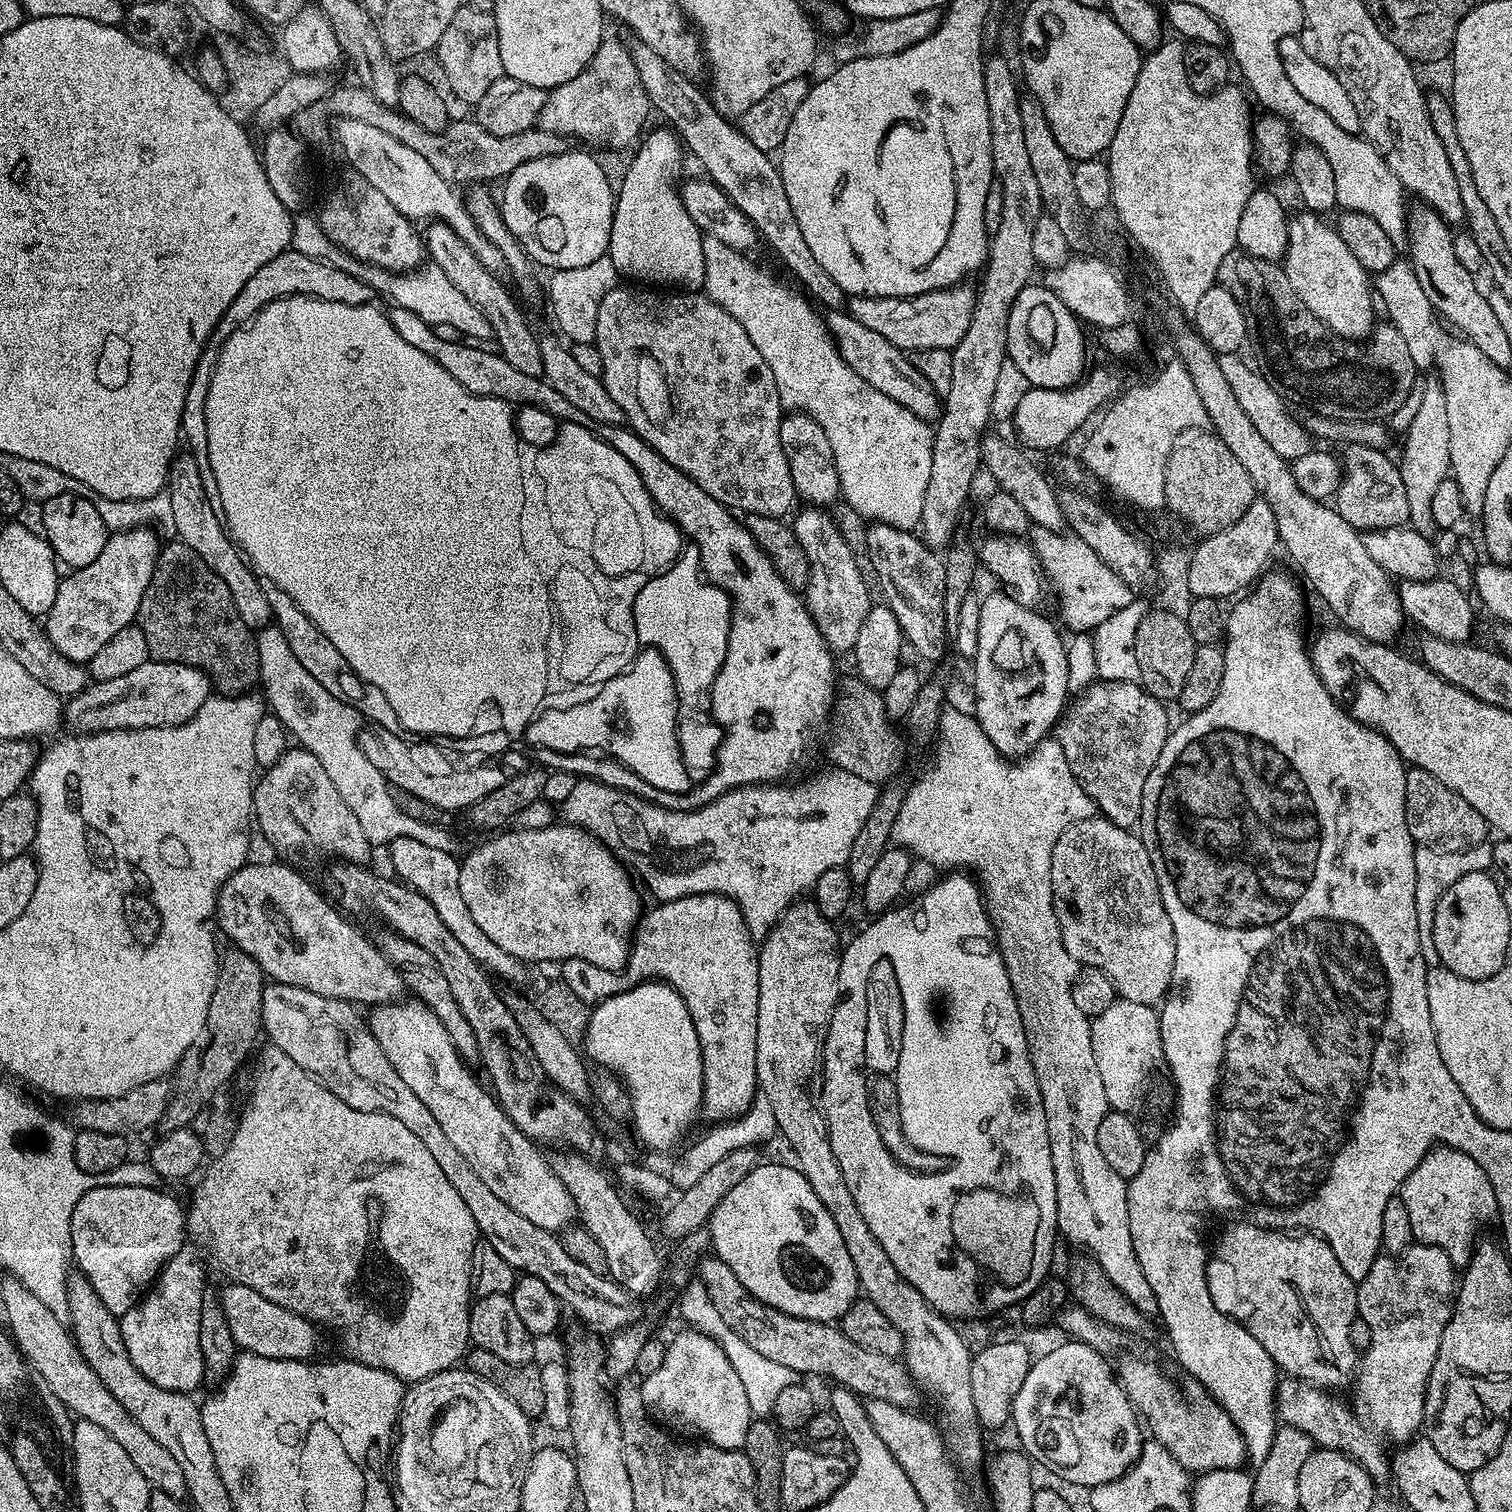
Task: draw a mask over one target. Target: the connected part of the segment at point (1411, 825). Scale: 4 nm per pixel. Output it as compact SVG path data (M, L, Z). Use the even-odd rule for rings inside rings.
M1415 766L1406 771L1406 826L1413 840L1421 848L1433 848L1439 852L1466 850L1489 839L1488 823L1454 790L1442 786L1434 774Z

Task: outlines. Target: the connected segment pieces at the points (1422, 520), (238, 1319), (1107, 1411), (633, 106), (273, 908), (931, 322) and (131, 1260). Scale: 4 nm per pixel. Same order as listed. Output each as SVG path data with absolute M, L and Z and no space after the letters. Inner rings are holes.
M1425 387L1422 402L1414 414L1414 422L1403 433L1404 453L1398 456L1402 482L1406 486L1406 502L1410 506L1408 524L1418 534L1431 537L1437 531L1434 513L1430 510L1438 485L1449 479L1450 466L1450 421L1446 415L1446 394L1443 387Z
M230 1282L221 1290L218 1299L226 1316L231 1336L241 1351L258 1354L271 1360L309 1361L320 1344L317 1325L304 1319L285 1307L278 1306L268 1298L263 1298L253 1287Z
M1077 1340L1063 1343L1050 1349L1045 1356L1037 1355L1033 1359L1026 1382L1022 1382L1022 1390L1018 1390L1012 1400L1010 1424L1016 1427L1020 1444L1032 1455L1033 1461L1044 1463L1067 1481L1094 1488L1125 1476L1135 1464L1146 1443L1145 1437L1140 1437L1142 1420L1124 1392L1113 1365L1112 1368L1108 1365L1109 1357L1090 1346L1079 1344Z
M605 38L582 74L570 78L570 82L562 82L548 92L548 100L544 103L538 124L573 141L585 140L600 148L631 149L645 131L648 112L648 95L642 86L642 78L638 76L638 66L634 66L629 45Z
M249 862L243 868L239 868L224 885L220 887L220 893L216 899L216 922L221 933L224 932L229 936L231 943L235 947L241 948L246 954L250 954L250 958L254 958L254 962L258 962L258 966L265 974L269 981L277 984L285 984L286 986L298 986L302 990L310 990L310 994L322 994L322 998L338 998L339 1000L347 1000L353 1006L361 1006L360 1004L368 1004L367 1006L375 1006L378 1004L391 1004L399 1001L405 995L406 989L404 979L400 977L400 971L392 965L376 947L371 939L368 940L351 924L348 919L342 915L341 909L323 891L320 892L303 876L300 872L295 872L291 868L291 863L280 862L284 864L255 864Z
M961 282L953 284L951 288L939 288L917 296L854 296L850 300L850 311L854 318L858 318L858 322L862 322L862 326L882 334L882 338L894 342L894 346L898 346L902 351L915 354L922 350L943 348L951 350L958 342L962 342L966 330L970 330L977 297L978 292L975 287L972 289L968 282Z
M102 1186L101 1188L91 1188L86 1194L82 1194L82 1198L78 1198L78 1206L74 1206L74 1214L70 1218L70 1256L78 1267L79 1275L85 1276L90 1282L90 1286L94 1290L96 1297L102 1302L102 1306L106 1306L106 1310L110 1310L110 1314L116 1317L124 1316L140 1301L146 1289L155 1281L159 1271L163 1268L165 1262L171 1256L177 1256L185 1247L186 1241L186 1212L180 1204L172 1196L167 1196L164 1190L160 1188L142 1189L141 1186Z

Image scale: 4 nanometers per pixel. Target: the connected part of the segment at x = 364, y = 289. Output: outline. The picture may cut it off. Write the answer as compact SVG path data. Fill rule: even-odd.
M291 250L278 254L278 258L270 258L262 270L238 290L238 298L230 302L226 314L220 320L220 327L212 331L212 339L204 343L202 354L198 358L198 366L194 366L194 374L190 378L190 390L186 390L186 402L182 405L182 422L180 423L180 434L182 444L187 455L194 458L198 465L198 474L202 477L202 482L209 486L215 485L214 470L210 470L210 445L206 435L206 394L210 394L210 378L216 369L216 363L220 357L220 351L225 342L230 338L230 334L237 328L249 323L253 316L260 313L261 308L265 308L270 302L281 300L283 296L313 296L319 300L329 300L330 302L342 302L343 304L366 304L373 299L372 287L358 278L354 274L346 274L338 266L328 264L324 260L306 258L306 254L298 254Z

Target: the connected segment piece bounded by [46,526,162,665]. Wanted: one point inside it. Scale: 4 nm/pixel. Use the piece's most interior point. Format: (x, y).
(94, 602)

